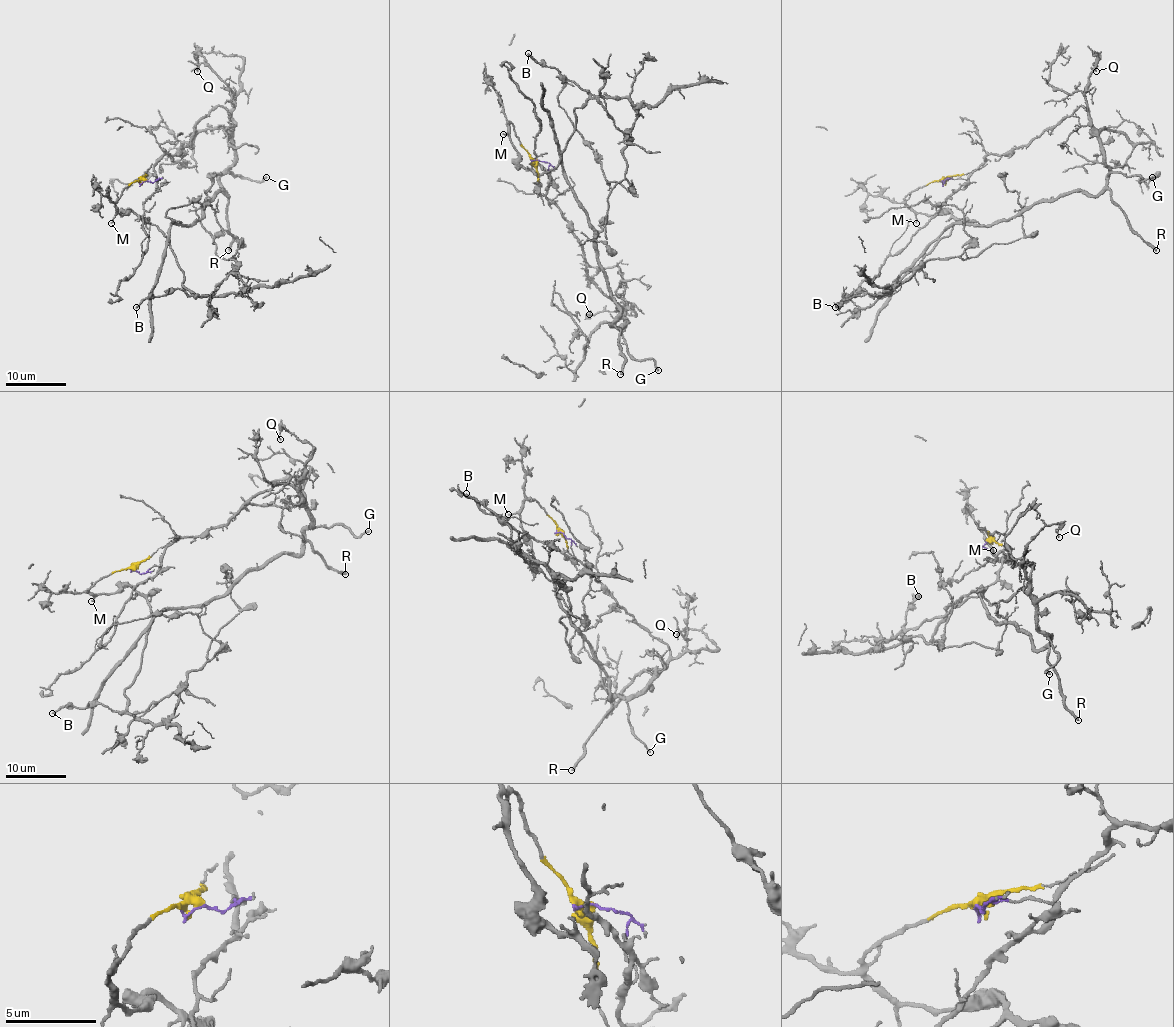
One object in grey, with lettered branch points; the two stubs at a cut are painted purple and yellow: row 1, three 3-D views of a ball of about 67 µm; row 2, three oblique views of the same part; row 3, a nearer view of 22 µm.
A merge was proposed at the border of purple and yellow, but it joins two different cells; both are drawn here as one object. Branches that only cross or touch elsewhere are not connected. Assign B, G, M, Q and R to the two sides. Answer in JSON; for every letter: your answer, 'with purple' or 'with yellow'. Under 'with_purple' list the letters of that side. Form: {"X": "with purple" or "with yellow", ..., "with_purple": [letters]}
{"B": "with yellow", "G": "with purple", "M": "with yellow", "Q": "with purple", "R": "with purple", "with_purple": ["G", "Q", "R"]}

